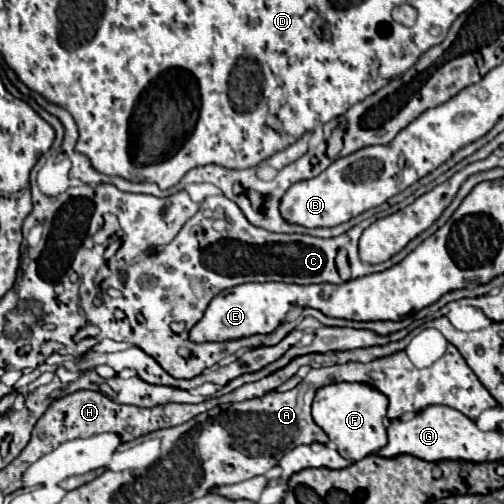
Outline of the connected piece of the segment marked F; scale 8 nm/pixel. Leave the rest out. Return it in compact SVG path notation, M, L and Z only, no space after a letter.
M329 384L317 390L313 400L313 420L319 428L325 430L331 442L337 444L337 450L347 460L361 460L365 456L377 454L385 442L387 432L383 426L383 418L387 412L387 398L371 388L369 384Z

